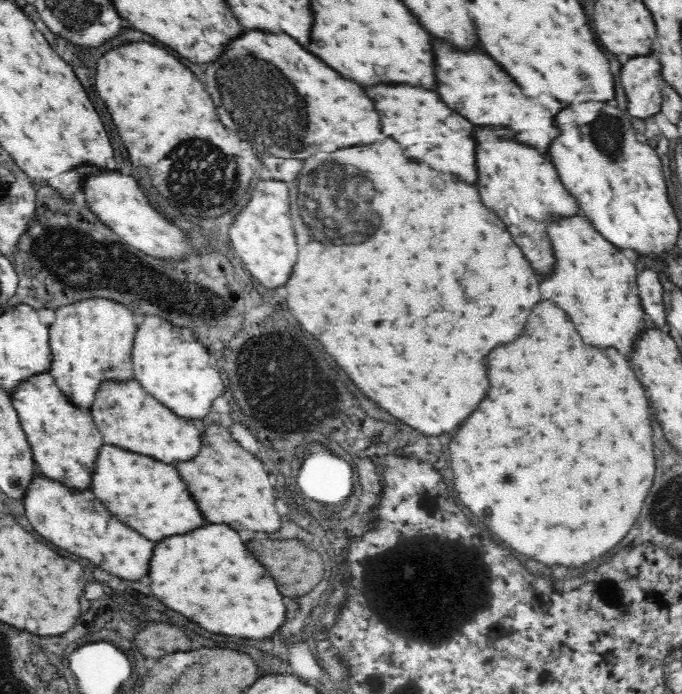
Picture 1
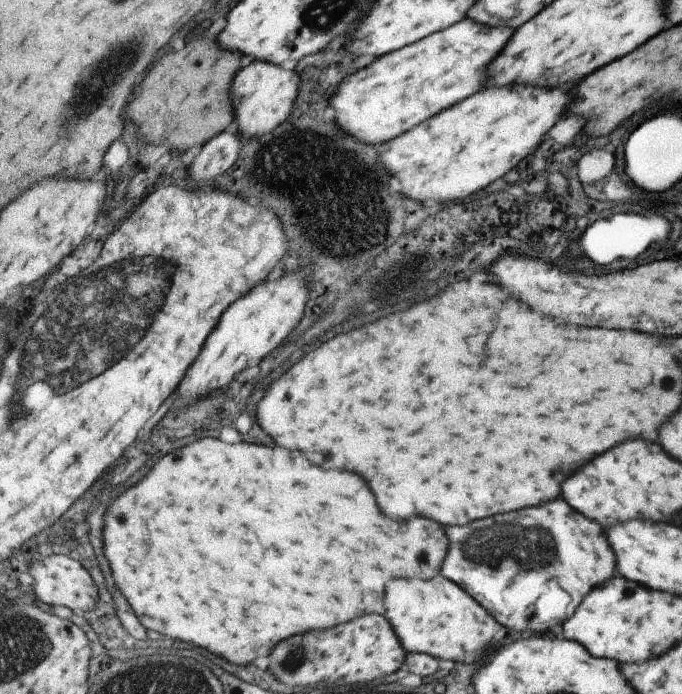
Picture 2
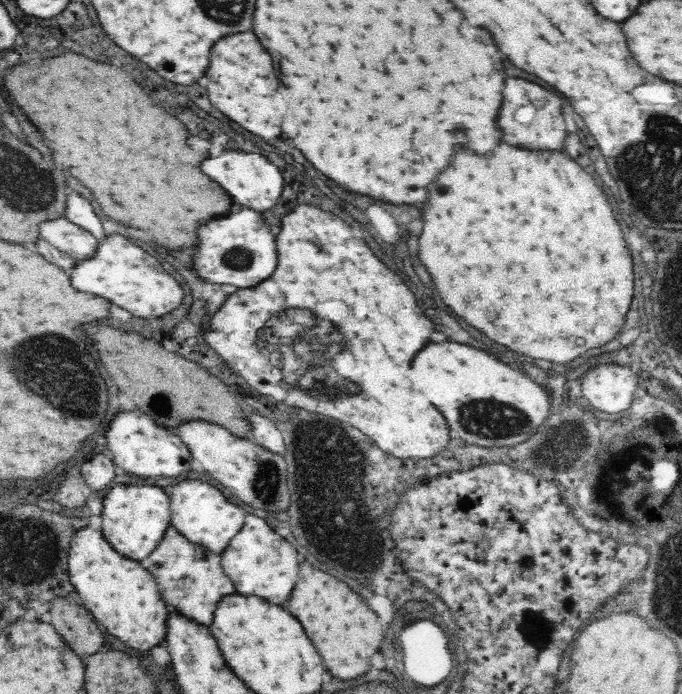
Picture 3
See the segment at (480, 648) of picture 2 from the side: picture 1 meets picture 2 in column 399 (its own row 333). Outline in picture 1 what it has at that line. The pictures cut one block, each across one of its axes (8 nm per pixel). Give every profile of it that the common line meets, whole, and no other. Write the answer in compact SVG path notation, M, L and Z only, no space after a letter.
M581 212L550 222L546 232L552 238L556 264L548 276L540 276L542 298L564 306L584 342L592 346L616 346L620 354L628 356L636 330L640 332L647 323L636 286L636 267Z

